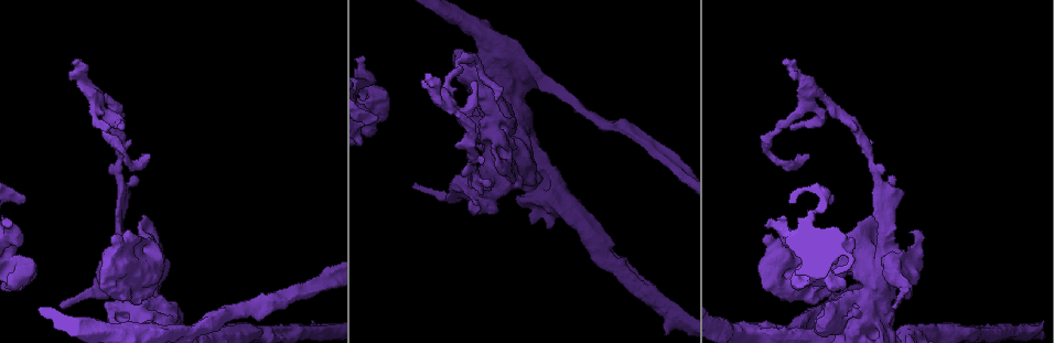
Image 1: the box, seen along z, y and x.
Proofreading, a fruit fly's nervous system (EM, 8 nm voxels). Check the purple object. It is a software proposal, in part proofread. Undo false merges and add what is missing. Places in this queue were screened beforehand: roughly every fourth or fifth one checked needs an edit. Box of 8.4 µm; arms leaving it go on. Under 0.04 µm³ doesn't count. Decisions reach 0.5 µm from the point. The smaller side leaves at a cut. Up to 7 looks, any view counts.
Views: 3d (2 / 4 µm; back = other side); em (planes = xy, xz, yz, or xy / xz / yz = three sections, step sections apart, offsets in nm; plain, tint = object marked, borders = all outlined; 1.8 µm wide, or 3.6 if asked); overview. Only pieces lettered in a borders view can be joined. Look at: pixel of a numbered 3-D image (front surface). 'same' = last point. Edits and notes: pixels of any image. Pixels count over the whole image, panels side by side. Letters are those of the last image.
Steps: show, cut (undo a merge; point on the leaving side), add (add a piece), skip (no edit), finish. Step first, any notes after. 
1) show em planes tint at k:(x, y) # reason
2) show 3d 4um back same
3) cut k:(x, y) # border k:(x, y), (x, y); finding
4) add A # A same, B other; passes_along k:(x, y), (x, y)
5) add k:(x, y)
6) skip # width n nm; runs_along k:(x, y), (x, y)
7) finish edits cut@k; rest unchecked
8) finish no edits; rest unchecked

show 3d 4um at 1:(486, 177)

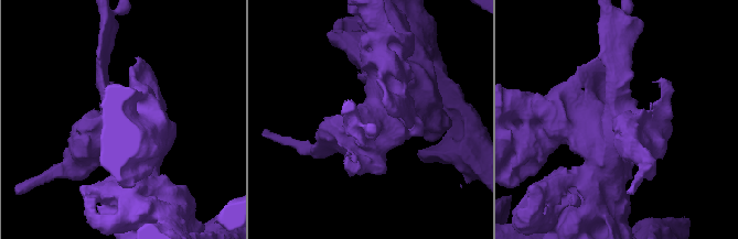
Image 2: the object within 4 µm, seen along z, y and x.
show em 3.6um planes tint at 2:(371, 119) # shape alone is not enough

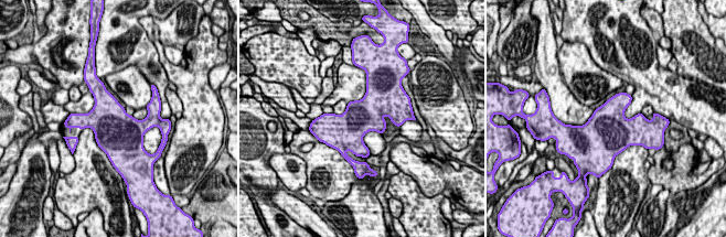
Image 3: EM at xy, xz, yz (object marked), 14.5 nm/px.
show em 3.6um planes borders same # what lies round it

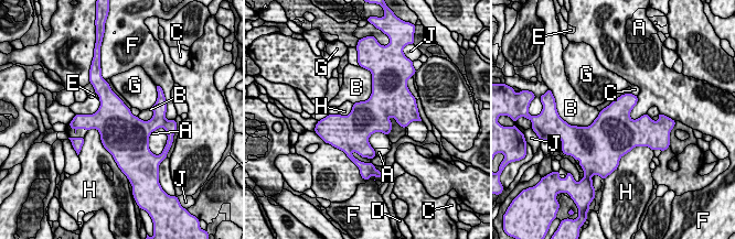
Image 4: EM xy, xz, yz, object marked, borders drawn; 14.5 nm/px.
skip # A other, B other, C other, D other, E other, F other, G other, H other, J other; border 4:(129, 109), (137, 117); all the same neuron

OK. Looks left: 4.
show 3d 4um at 1:(134, 321) # closes a loop

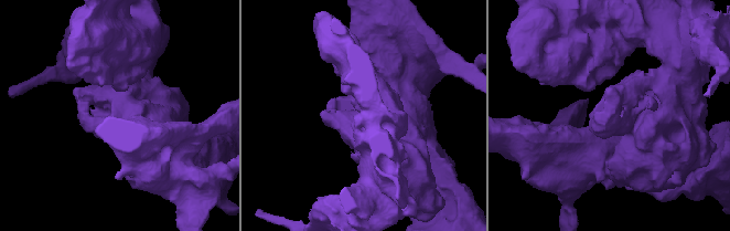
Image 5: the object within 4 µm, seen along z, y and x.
show em 3.6um planes tint at 5:(114, 115)

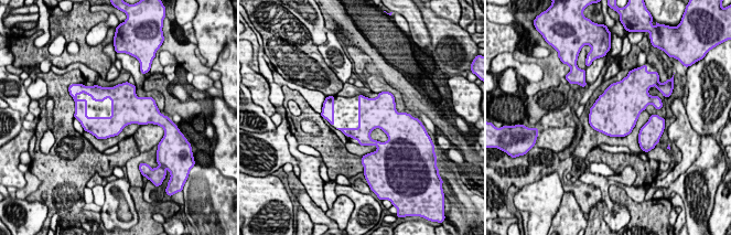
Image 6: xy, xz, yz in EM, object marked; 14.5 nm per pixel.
show em 3.6um planes borders same

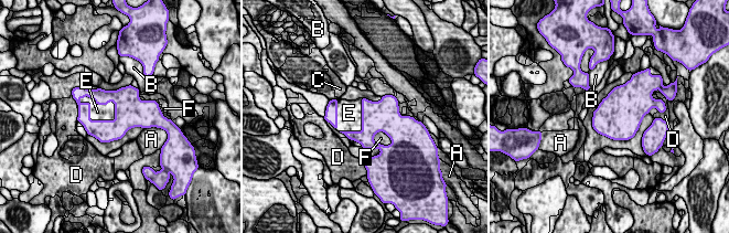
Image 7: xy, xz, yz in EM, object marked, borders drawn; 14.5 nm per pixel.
add E # A other, B other, C other, D other, E same, F other; the neuron continues

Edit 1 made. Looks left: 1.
finish edits add@7; rest unchecked

